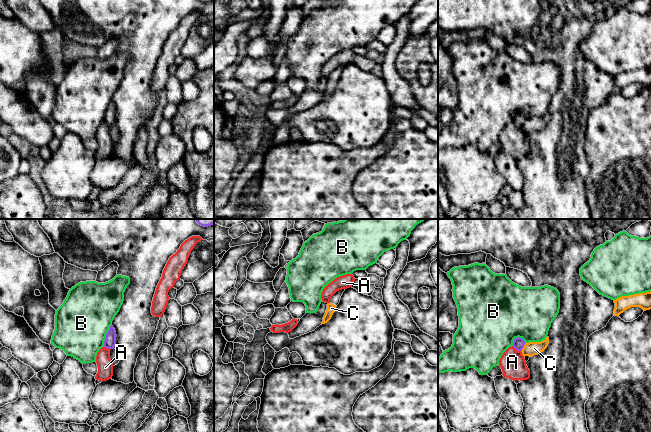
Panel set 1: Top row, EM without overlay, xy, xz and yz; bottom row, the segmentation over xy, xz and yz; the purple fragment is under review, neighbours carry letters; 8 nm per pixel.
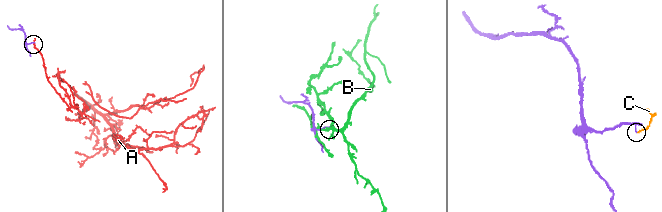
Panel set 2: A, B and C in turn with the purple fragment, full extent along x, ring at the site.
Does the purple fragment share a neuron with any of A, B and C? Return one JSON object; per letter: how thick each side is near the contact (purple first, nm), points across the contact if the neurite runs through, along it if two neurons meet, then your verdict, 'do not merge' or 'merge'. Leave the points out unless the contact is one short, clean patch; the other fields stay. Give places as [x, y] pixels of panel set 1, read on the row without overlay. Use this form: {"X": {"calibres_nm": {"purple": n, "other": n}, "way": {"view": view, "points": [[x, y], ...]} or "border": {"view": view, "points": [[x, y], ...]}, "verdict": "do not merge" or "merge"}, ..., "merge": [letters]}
{"A": {"calibres_nm": {"purple": 90, "other": 200}, "verdict": "do not merge"}, "B": {"calibres_nm": {"purple": 100, "other": 440}, "verdict": "do not merge"}, "C": {"calibres_nm": {"purple": 90, "other": 120}, "border": {"view": "yz", "points": [[525, 119], [521, 127]]}, "verdict": "do not merge"}, "merge": []}

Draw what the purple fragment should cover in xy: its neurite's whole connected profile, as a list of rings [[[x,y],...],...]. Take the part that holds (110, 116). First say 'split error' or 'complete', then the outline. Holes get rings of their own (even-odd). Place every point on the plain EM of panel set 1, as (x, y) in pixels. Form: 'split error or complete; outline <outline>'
complete; outline [[[111,101],[105,113],[104,123],[107,125],[114,125],[116,121],[116,113],[116,107]]]

